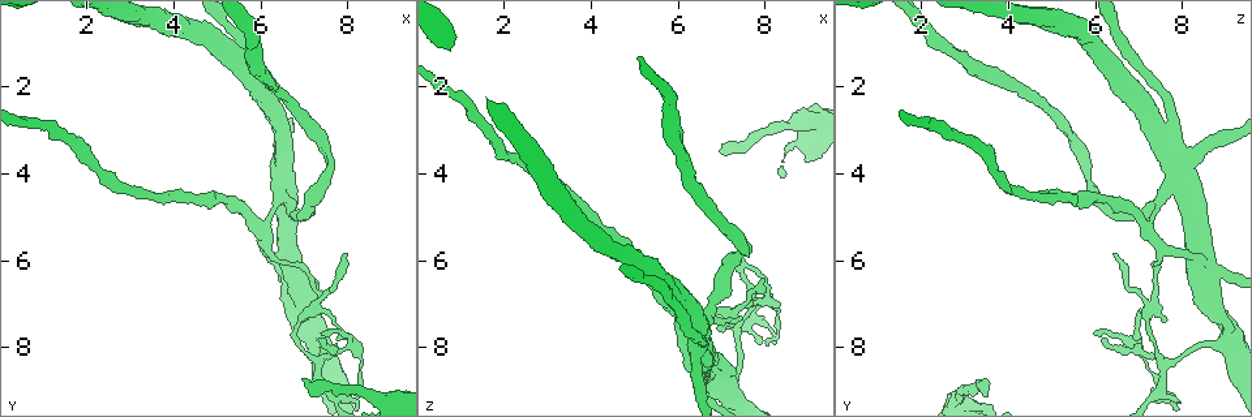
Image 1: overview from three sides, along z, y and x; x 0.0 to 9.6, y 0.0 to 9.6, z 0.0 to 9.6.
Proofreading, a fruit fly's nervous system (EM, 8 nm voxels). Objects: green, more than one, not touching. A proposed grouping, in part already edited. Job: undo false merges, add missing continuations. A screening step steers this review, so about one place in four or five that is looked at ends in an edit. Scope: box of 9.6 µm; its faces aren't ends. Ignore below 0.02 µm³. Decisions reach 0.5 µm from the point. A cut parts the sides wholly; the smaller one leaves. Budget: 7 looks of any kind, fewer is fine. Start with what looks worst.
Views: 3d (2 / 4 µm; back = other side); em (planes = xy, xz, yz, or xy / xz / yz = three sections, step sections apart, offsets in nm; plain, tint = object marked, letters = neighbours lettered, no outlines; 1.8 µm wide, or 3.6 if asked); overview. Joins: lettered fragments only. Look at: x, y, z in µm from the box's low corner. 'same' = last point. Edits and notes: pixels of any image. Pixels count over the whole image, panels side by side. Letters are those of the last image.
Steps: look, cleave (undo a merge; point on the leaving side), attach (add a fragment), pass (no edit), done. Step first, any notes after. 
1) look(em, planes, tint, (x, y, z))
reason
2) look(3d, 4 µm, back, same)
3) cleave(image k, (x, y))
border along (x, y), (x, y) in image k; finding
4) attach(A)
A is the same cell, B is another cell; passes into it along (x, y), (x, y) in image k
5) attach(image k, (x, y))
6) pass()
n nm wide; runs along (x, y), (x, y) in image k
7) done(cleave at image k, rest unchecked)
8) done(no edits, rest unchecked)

look(em, planes, letters, (7.00, 8.65, 3.45))
branch stops here

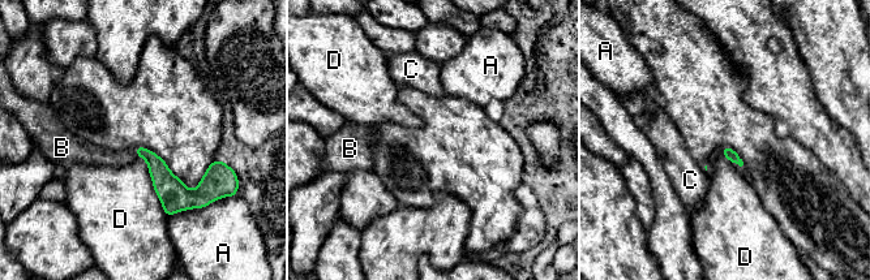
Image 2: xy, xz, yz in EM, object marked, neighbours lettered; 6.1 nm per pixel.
attach(B)
B is the same cell, A, C and D are other cells; it goes on there

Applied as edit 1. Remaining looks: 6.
look(em, planes, tint, (6.95, 7.30, 7.15))
abrupt turn

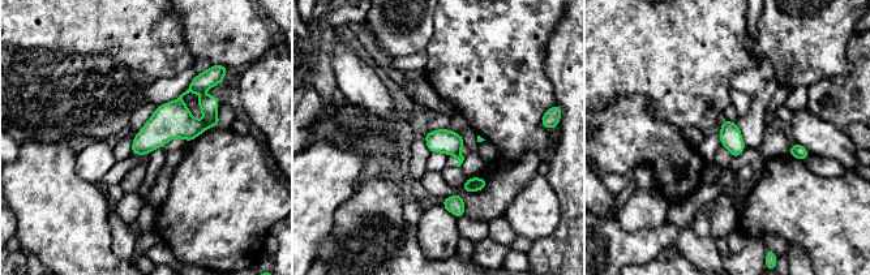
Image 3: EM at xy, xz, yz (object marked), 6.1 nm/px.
look(em, planes, letters, same)

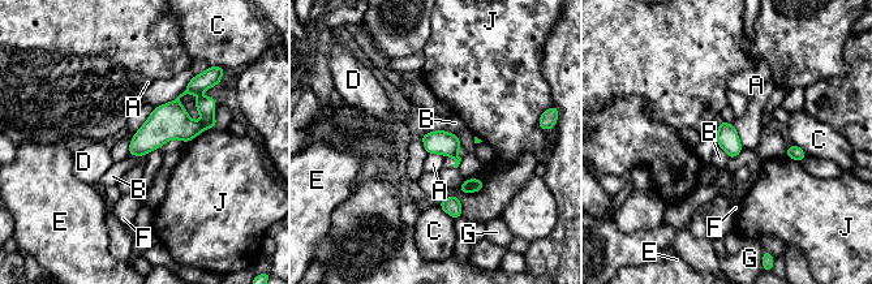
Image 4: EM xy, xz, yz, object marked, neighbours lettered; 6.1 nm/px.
cleave(image 4, (205, 106))
A, B, C, D, E, F, G and J are other cells; border along (198, 123), (203, 129) in image 4; a second neuron is stuck on

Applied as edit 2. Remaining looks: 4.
look(overview)

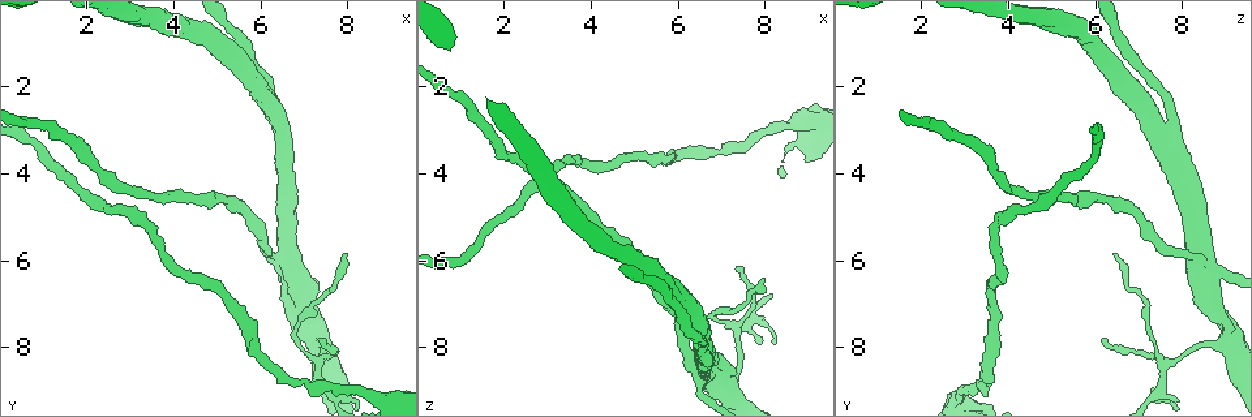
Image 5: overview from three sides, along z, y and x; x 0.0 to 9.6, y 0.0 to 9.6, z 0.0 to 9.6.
look(3d, 4 µm, (7.20, 7.90, 8.85))
three-way junction

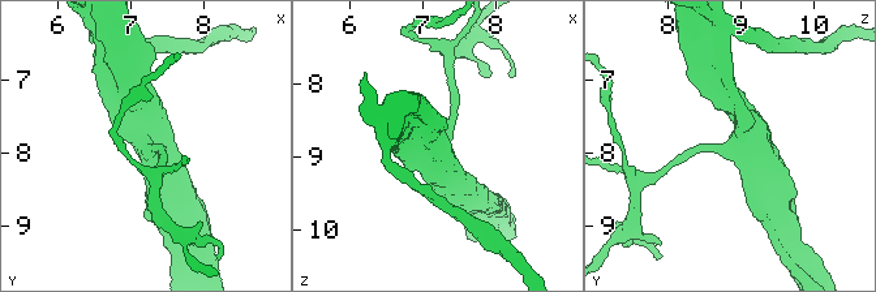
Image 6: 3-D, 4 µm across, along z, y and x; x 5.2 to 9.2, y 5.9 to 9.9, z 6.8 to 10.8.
look(em, 3.6 µm, xy, step 16, tint, (7.15, 7.85, 8.90))
3 arms

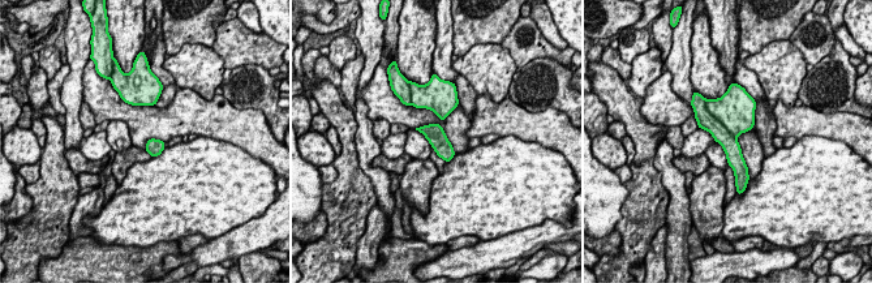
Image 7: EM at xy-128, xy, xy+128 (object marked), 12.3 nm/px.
look(em, 3.6 µm, planes, letters, same)

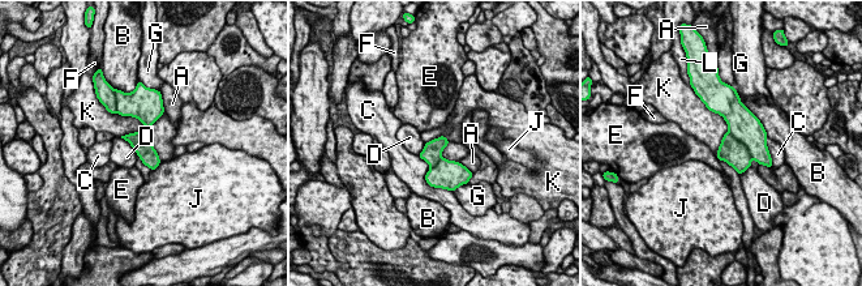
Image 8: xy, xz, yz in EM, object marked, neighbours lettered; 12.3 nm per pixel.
pass()
240 nm wide; A, B, C, D, E, F, G, J, K and L are other cells; border along (706, 106), (728, 129), (716, 156) in image 8; all the same neuron

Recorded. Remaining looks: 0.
done(attach at image 2, cleave at image 4, rest unchecked)

